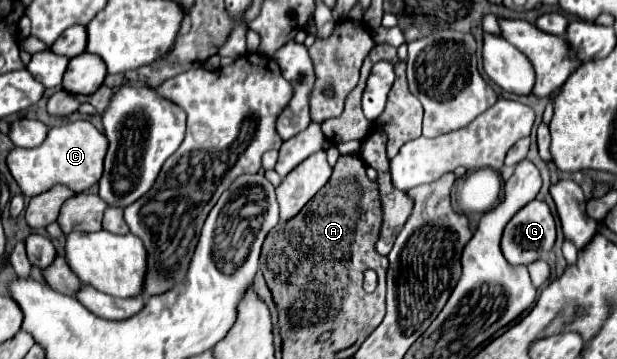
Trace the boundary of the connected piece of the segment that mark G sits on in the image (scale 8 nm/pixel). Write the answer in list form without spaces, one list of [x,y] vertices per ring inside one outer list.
[[[533,200],[525,208],[521,208],[511,222],[507,224],[503,238],[501,238],[501,250],[503,256],[513,264],[513,266],[527,266],[535,260],[539,260],[545,252],[551,252],[555,244],[555,220],[551,216],[551,210],[545,202]]]

